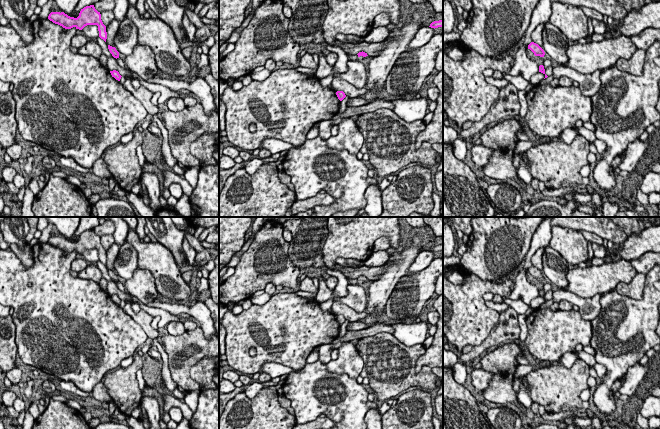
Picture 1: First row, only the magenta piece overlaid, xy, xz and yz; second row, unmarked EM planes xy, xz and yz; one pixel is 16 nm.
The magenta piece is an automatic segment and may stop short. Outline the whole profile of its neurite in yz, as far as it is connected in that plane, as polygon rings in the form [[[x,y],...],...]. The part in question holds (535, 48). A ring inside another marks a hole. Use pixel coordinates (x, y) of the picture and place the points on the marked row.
[[[531,42],[528,45],[528,49],[530,49],[534,53],[535,56],[544,57],[545,55],[544,50],[538,44],[534,42]]]

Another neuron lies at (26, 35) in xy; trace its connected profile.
[[[28,0],[30,6],[25,13],[25,23],[24,26],[21,27],[16,20],[10,20],[10,25],[16,30],[16,32],[21,36],[22,40],[25,44],[29,44],[34,40],[33,34],[30,32],[30,21],[29,19],[34,14],[34,10],[37,7],[38,0]]]

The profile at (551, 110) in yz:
[[[536,84],[526,93],[528,104],[525,116],[529,128],[537,136],[549,137],[551,142],[559,142],[560,134],[570,127],[574,127],[578,120],[584,123],[590,120],[592,114],[591,97],[584,96],[579,87],[556,86],[552,87],[548,84]]]

